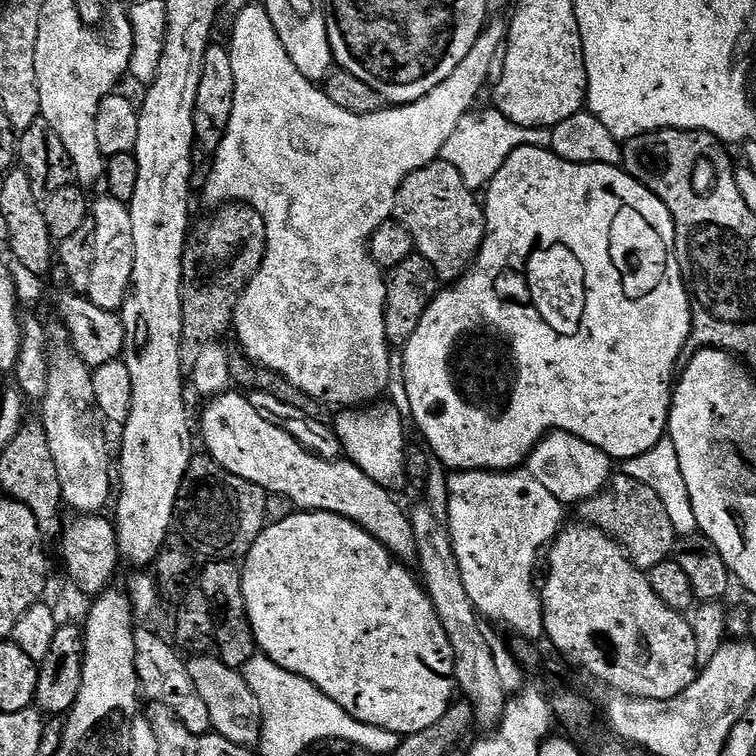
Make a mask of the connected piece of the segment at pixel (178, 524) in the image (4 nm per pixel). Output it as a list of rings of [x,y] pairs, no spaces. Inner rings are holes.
[[[207,454],[193,455],[176,499],[175,527],[179,539],[197,557],[209,560],[239,561],[266,527],[266,502],[269,493],[246,478],[230,474]],[[200,555],[200,556],[199,556]]]

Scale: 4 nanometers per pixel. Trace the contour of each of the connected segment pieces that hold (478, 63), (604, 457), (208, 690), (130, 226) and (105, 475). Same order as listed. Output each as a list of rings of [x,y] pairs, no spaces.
[[[263,3],[248,4],[236,16],[236,21],[232,24],[232,65],[234,66],[234,110],[230,114],[230,126],[214,153],[212,160],[212,173],[209,174],[209,181],[202,191],[202,196],[212,203],[212,206],[239,202],[249,204],[266,222],[266,238],[268,239],[268,255],[262,262],[258,274],[248,284],[248,289],[244,292],[242,307],[238,312],[238,319],[234,324],[234,333],[240,339],[239,347],[244,355],[253,360],[255,364],[260,364],[264,368],[274,370],[286,378],[302,394],[306,394],[311,400],[323,400],[325,405],[340,404],[341,409],[353,406],[368,406],[373,402],[379,401],[380,396],[388,388],[388,379],[392,376],[392,356],[390,345],[386,338],[386,318],[384,317],[384,307],[386,306],[386,276],[382,269],[376,265],[372,258],[372,235],[382,222],[393,219],[392,211],[398,190],[402,182],[412,172],[419,168],[425,168],[427,164],[435,164],[441,159],[446,138],[454,134],[458,122],[477,107],[476,99],[480,96],[480,91],[488,84],[490,66],[493,63],[494,53],[498,46],[506,42],[508,25],[502,19],[493,19],[484,25],[484,31],[480,33],[478,42],[454,66],[454,74],[446,78],[430,94],[418,98],[413,104],[401,104],[399,106],[384,106],[378,112],[370,114],[350,114],[350,110],[342,110],[342,106],[334,106],[330,98],[313,81],[306,79],[290,62],[290,54],[286,54],[286,46],[282,46],[282,38],[278,38],[278,30],[274,30],[274,22],[270,22],[270,14],[264,9]]]
[[[569,432],[547,433],[536,443],[526,461],[527,472],[538,478],[538,482],[542,482],[542,486],[546,486],[546,490],[550,490],[550,494],[565,506],[579,505],[605,491],[614,475],[612,467],[612,457],[603,452],[599,443],[583,440]]]
[[[196,654],[187,661],[190,682],[194,682],[194,690],[206,702],[206,710],[210,710],[212,732],[235,744],[256,746],[260,742],[260,707],[237,669],[227,668],[215,654]]]
[[[107,194],[90,208],[90,223],[94,230],[94,266],[90,270],[88,299],[102,310],[119,313],[128,297],[128,287],[134,274],[134,222],[128,213],[128,205]]]
[[[63,327],[51,329],[50,344],[48,385],[39,419],[50,442],[54,466],[58,466],[58,482],[62,482],[64,504],[72,507],[76,514],[100,514],[107,504],[109,507],[114,492],[114,464],[108,461],[105,425],[96,411],[92,369],[85,366],[80,355],[73,350]]]

